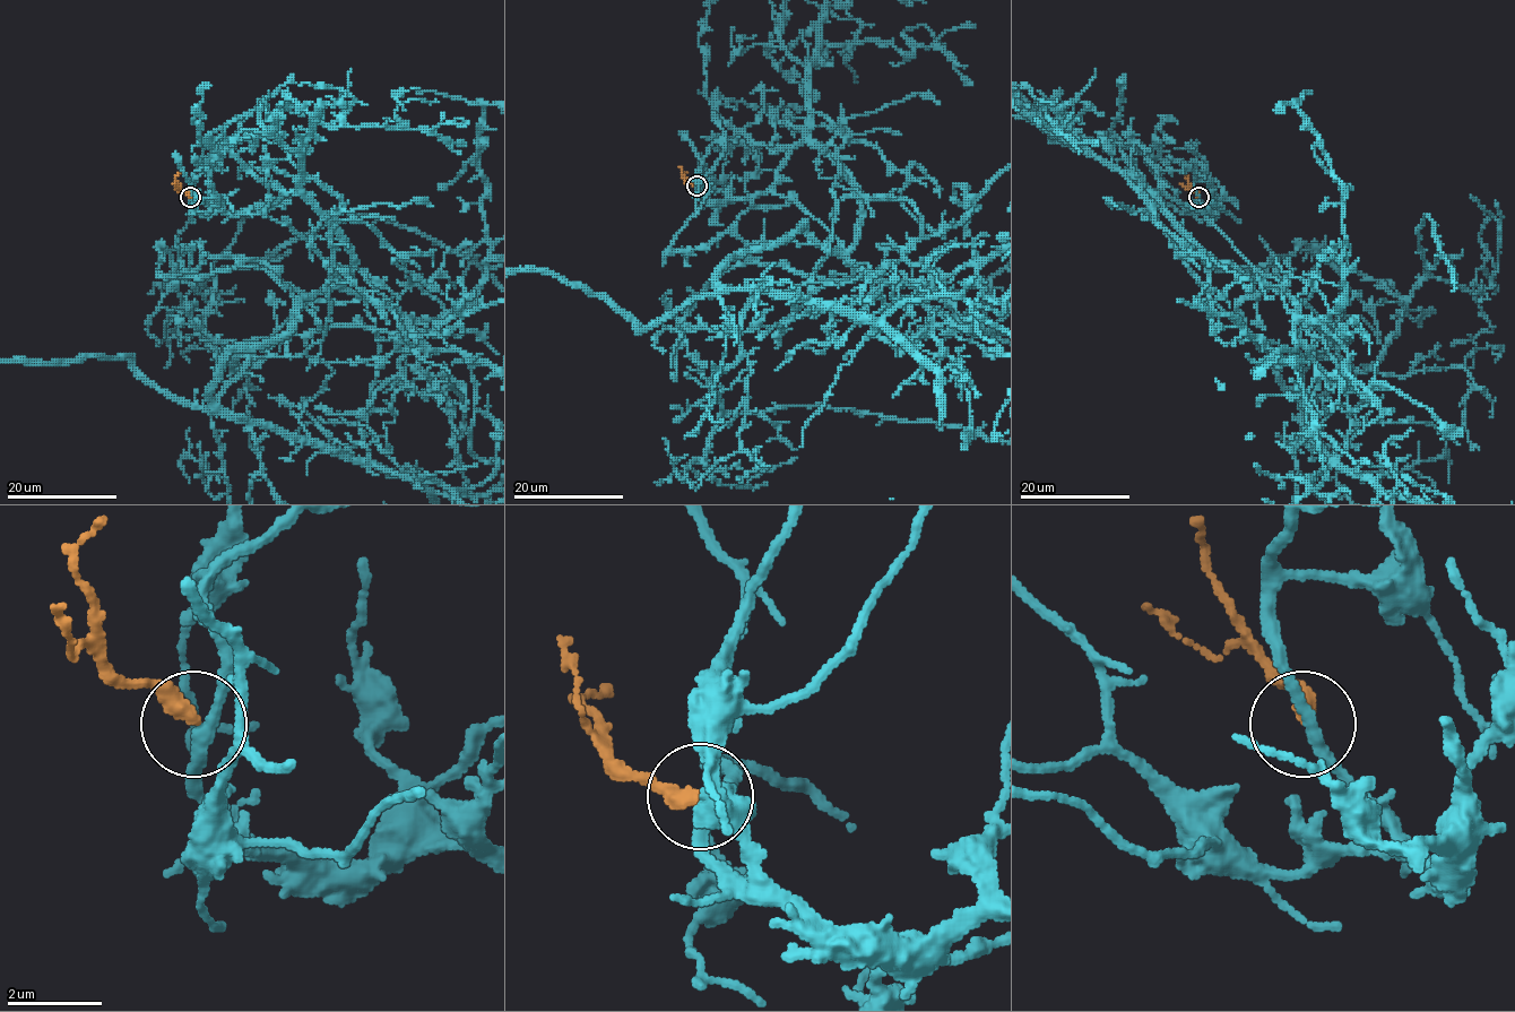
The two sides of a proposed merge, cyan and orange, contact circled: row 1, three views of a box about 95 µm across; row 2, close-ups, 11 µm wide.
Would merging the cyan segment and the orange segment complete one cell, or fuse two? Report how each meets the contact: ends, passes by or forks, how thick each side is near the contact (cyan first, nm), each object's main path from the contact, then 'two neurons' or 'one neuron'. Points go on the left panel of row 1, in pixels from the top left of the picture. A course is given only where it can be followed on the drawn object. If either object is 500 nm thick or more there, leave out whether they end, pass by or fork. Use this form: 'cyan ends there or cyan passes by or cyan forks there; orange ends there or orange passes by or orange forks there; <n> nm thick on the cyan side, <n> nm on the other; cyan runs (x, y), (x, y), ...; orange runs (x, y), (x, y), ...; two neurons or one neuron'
cyan passes by; orange ends there; 280 nm thick on the cyan side, 360 nm on the other; cyan runs (191, 197), (301, 195), (337, 234), (323, 338), (207, 406), (128, 356); orange runs (190, 197), (180, 190), (175, 178), (180, 173); two neurons

